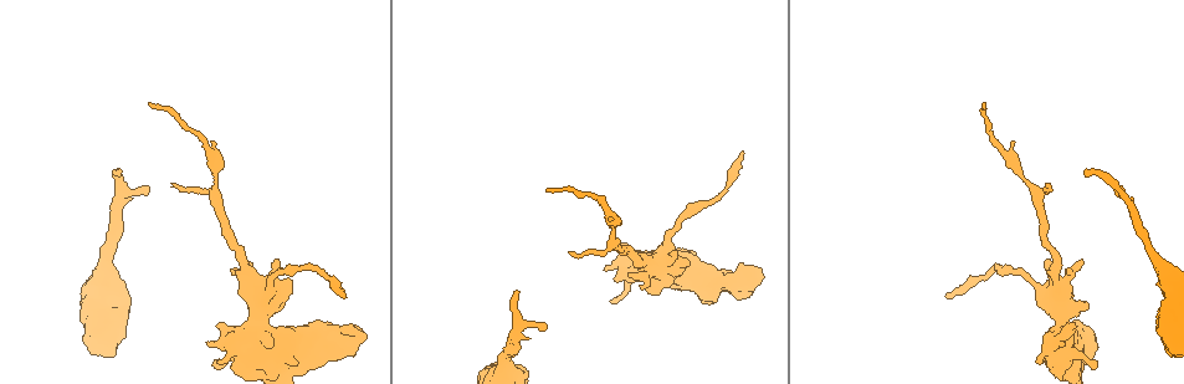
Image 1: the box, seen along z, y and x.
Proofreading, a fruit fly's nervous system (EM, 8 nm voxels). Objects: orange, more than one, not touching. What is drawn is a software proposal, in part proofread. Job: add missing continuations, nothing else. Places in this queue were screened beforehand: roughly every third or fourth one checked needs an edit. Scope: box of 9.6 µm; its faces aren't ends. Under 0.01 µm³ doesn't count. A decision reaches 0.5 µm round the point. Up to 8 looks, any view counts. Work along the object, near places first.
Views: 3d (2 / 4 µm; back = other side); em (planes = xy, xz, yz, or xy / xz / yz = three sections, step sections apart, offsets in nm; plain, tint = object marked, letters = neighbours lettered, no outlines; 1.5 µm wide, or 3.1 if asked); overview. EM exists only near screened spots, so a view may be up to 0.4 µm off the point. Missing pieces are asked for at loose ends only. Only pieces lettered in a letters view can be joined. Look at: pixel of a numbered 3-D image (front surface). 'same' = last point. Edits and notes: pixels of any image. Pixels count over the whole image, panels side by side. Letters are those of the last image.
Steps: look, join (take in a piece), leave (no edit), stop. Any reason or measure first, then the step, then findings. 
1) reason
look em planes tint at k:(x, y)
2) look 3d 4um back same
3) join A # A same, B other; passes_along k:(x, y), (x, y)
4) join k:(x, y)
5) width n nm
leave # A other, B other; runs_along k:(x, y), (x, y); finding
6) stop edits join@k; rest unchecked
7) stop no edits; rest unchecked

thick end
look 3d 4um at 1:(640, 287)

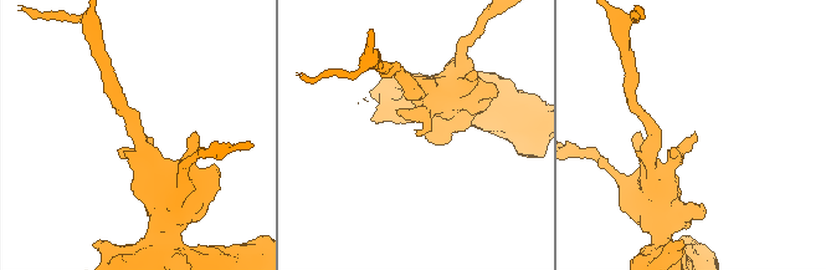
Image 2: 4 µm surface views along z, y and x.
look em planes letters at 2:(694, 134)

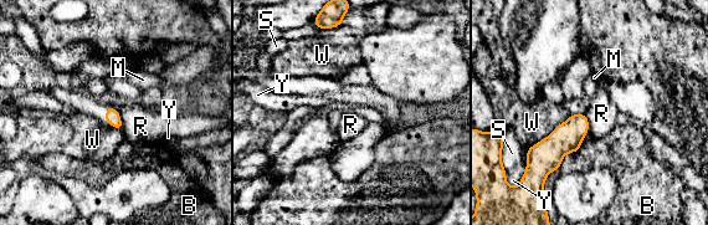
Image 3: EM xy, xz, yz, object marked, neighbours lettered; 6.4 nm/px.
longest_contact W 360 nm
leave # B other, M other, R other, S other, W other, Y other; border 3:(584, 112), (570, 114); none of them fits

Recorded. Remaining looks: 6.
stops while still wide
look 3d 2um back at 1:(1041, 360)

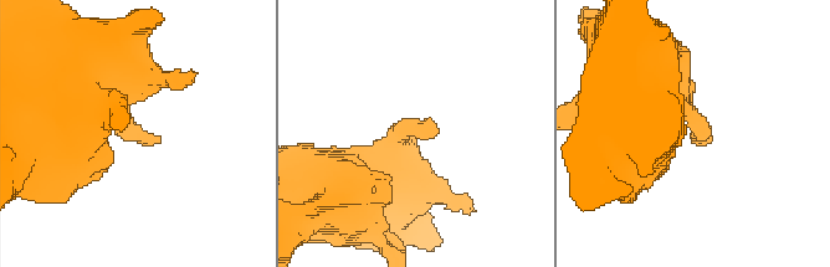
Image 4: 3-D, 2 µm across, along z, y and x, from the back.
look em xz step 8 letters at 4:(698, 139)

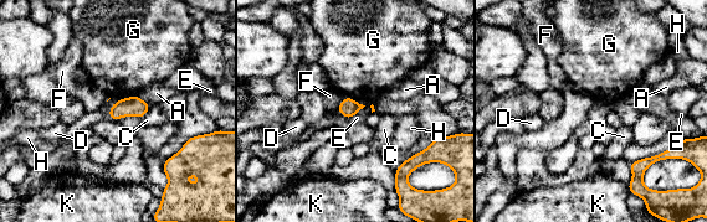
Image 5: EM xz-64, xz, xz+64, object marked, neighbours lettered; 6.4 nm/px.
look em yz step 4 letters same

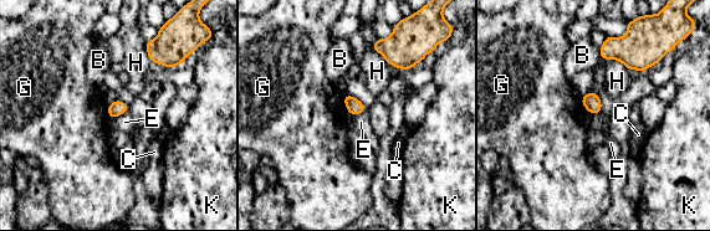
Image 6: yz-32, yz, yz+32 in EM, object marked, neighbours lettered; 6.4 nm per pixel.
longest_contact H 190 nm
leave # B other, C other, E other, G other, H other, K other; no lettered piece goes on from it

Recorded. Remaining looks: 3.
an open end
look em yz step 4 letters at 1:(518, 294)

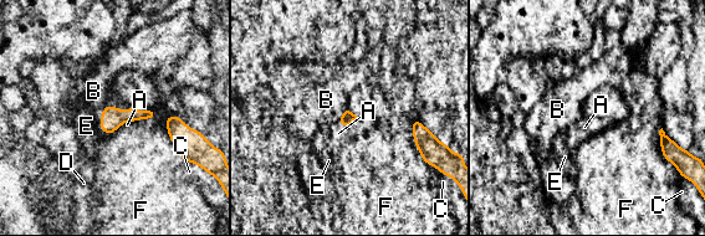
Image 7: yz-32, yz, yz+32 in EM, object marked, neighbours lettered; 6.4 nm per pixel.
look em planes letters same

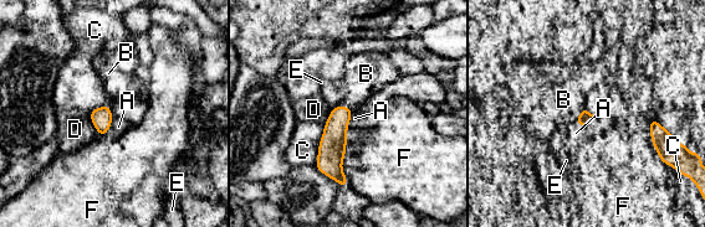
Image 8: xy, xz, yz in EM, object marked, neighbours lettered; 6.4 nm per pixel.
join A # A same, B other, C other, D other, E other, F other; it goes on there

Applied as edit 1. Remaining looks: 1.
stop edits join@8; rest unchecked

